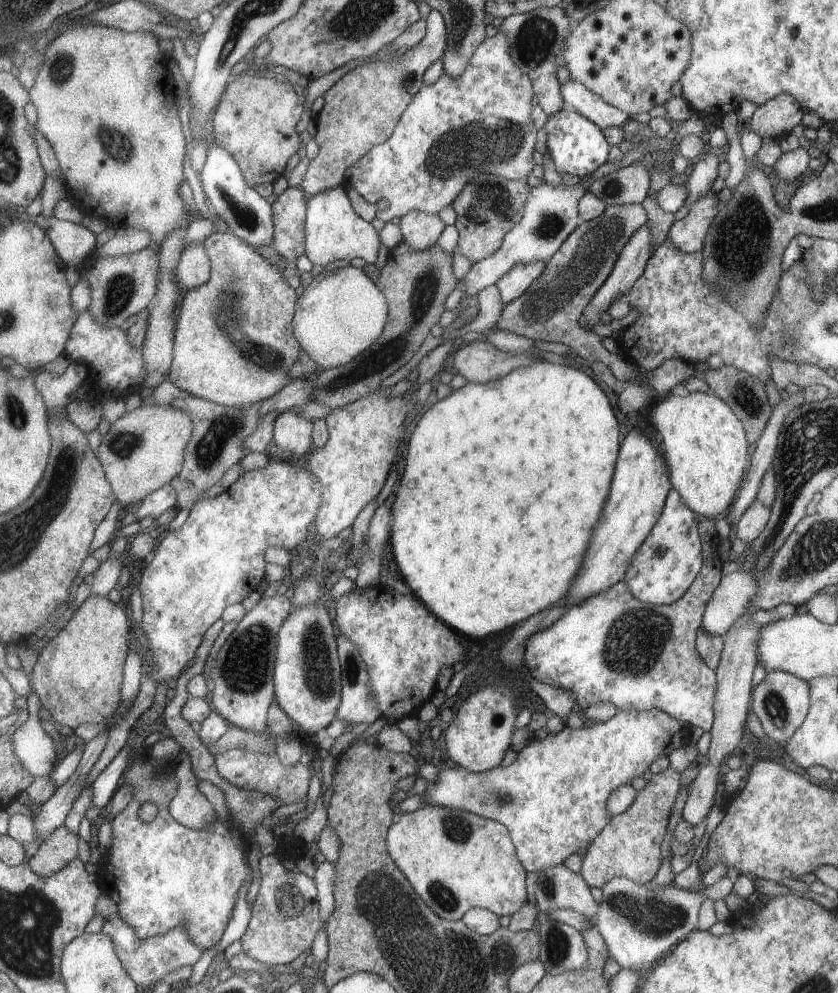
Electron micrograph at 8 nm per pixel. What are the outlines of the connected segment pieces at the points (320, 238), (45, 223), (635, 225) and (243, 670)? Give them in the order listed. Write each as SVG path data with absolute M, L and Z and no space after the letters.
M335 186L325 192L308 196L305 200L306 221L305 221L305 246L304 256L314 264L329 267L332 265L349 264L353 258L364 260L367 265L375 263L377 254L377 232L361 220L349 206L349 200L343 192L343 188Z
M33 216L32 222L37 222L47 230L55 248L59 252L64 262L71 267L80 269L80 263L91 254L97 253L95 244L97 244L97 234L93 234L87 228L78 229L77 224L70 221L61 221L56 217L47 218L47 216Z
M633 203L607 206L600 216L581 222L579 228L575 228L575 234L571 234L571 242L577 240L577 246L569 250L573 252L569 262L551 262L553 266L557 264L557 268L551 268L551 274L545 274L543 270L520 296L505 305L494 329L504 330L532 341L561 343L577 349L584 339L579 335L583 332L579 328L579 314L582 314L587 302L591 301L603 282L610 277L623 246L626 246L646 221L643 206Z
M283 591L269 598L261 597L239 620L235 630L217 651L210 674L214 685L210 707L230 727L262 735L267 710L274 701L274 659L278 629L291 614L292 608Z

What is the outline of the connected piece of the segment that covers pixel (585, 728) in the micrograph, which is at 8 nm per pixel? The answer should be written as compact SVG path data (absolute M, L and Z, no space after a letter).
M658 708L649 710L621 710L604 722L586 721L580 728L566 726L560 732L549 732L543 739L533 737L529 744L516 754L508 766L475 772L465 768L439 770L437 778L421 795L422 805L463 810L502 823L514 842L515 855L526 872L562 864L571 854L587 850L599 833L606 828L611 817L605 812L605 798L615 786L627 786L649 768L653 760L668 757L673 750L683 747L689 740L690 725L671 718Z

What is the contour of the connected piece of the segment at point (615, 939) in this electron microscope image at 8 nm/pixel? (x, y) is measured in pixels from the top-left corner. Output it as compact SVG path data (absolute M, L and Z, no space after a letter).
M725 874L711 886L701 888L699 891L682 890L673 886L655 886L655 888L645 888L644 885L631 882L624 877L611 878L609 882L601 888L601 902L598 904L598 913L595 916L593 929L599 932L603 942L607 946L609 958L617 963L623 970L641 970L643 964L653 962L659 958L667 948L685 939L687 932L691 933L695 922L697 922L697 910L705 898L709 900L723 900L727 894L732 892L732 884Z

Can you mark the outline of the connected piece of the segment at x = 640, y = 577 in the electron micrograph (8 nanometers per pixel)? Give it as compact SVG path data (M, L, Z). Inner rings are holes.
M671 490L667 494L662 515L651 528L646 541L631 558L622 582L627 582L631 594L640 602L667 605L678 601L686 594L691 582L698 577L700 569L702 569L702 544L698 537L698 522L678 492Z

